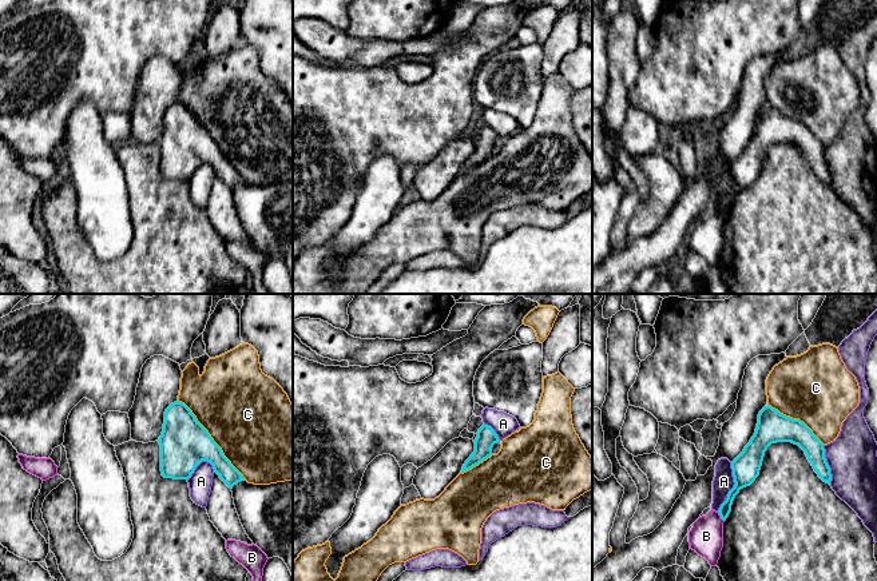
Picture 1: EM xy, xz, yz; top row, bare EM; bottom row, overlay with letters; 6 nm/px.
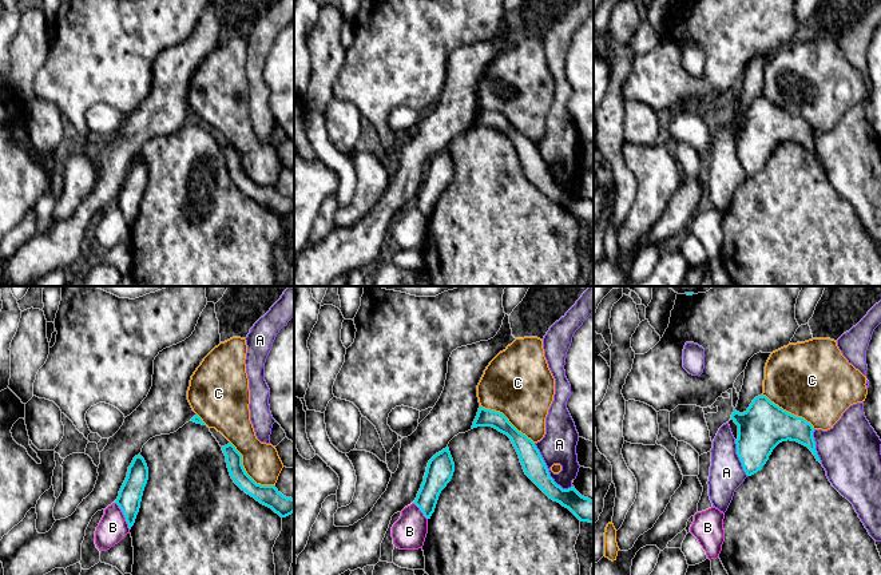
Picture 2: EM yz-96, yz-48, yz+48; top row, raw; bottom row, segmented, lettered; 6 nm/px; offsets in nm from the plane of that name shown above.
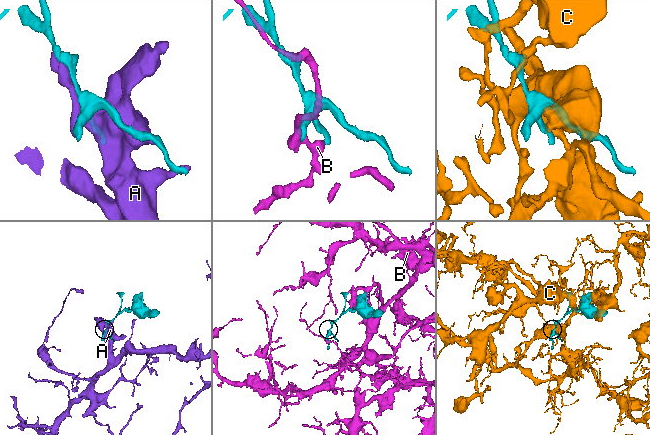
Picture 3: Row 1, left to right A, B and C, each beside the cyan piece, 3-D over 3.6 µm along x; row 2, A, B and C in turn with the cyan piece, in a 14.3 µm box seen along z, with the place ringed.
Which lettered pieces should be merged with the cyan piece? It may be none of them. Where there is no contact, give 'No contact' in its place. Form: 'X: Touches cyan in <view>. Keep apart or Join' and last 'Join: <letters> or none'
A: Touches cyan in yz. Keep apart
B: Touches cyan in yz. Keep apart
C: Touches cyan in xy. Join
Join: C

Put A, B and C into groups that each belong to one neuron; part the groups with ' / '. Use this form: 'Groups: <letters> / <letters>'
Groups: A / B / C

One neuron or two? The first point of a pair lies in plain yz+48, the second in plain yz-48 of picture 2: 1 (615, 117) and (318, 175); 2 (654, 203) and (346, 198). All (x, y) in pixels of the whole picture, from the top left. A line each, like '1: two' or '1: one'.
1: two
2: two

